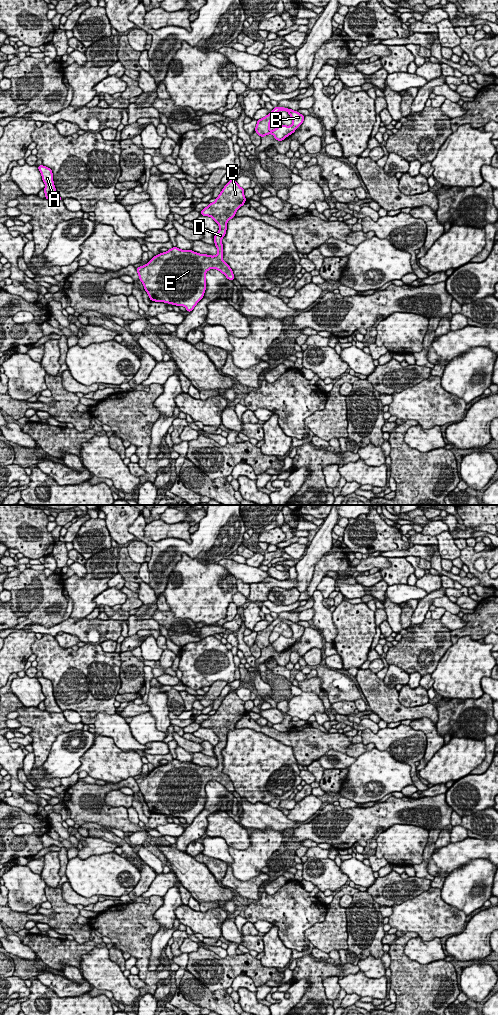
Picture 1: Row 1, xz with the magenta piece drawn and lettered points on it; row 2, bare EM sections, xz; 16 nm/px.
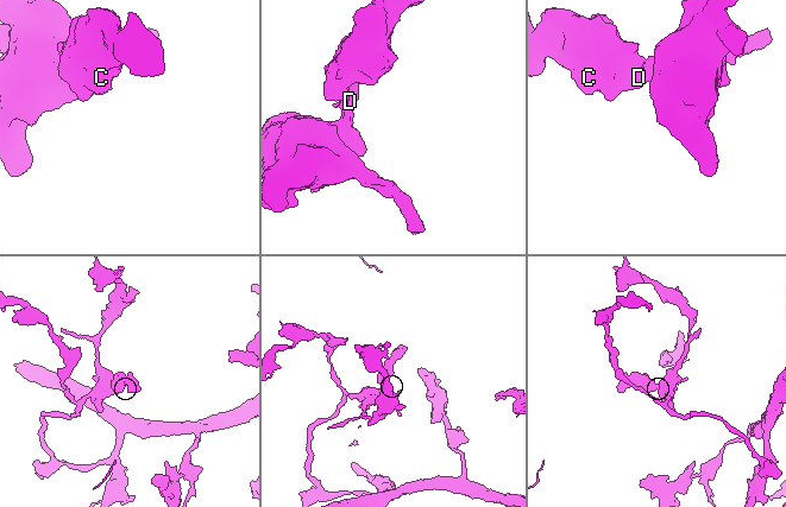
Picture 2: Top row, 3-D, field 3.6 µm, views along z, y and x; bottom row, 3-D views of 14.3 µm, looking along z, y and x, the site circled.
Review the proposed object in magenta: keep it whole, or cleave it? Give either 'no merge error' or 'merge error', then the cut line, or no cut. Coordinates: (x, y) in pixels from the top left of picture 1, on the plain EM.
no merge error | no cut

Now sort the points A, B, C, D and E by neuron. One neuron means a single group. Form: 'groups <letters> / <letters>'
groups A B C D E

